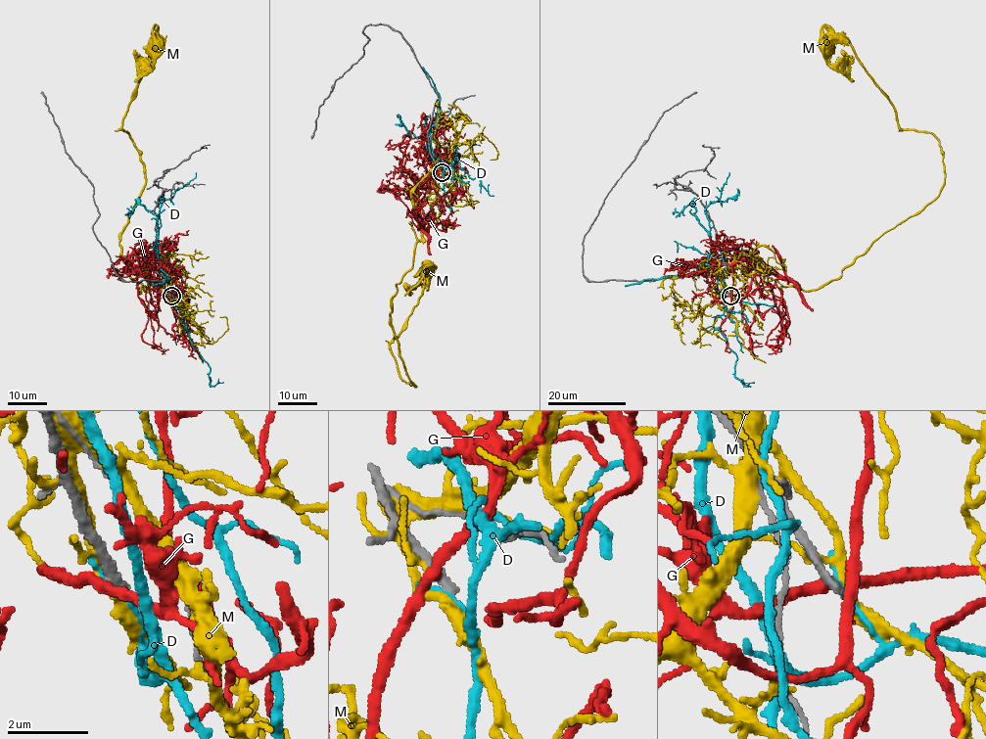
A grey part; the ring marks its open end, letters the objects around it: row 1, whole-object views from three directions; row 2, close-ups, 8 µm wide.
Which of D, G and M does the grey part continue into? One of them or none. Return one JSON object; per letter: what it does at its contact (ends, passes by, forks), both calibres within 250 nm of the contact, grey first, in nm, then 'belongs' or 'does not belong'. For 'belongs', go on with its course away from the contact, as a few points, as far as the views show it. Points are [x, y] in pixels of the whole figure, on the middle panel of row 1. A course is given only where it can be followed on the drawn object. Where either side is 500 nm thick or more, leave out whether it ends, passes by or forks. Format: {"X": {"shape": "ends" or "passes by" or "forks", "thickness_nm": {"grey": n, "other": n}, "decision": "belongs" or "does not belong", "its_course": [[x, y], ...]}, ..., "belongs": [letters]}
{"D": {"shape": "ends", "thickness_nm": {"grey": 220, "other": 140}, "decision": "does not belong"}, "G": {"shape": "passes by", "thickness_nm": {"grey": 280, "other": 280}, "decision": "does not belong"}, "M": {"shape": "forks", "thickness_nm": {"grey": 300, "other": 180}, "decision": "does not belong"}, "belongs": []}

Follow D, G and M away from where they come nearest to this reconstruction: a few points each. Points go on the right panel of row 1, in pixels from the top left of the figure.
D: (730, 296), (734, 301), (726, 303), (708, 260), (715, 247), (726, 266), (725, 305), (747, 318), (736, 319)
G: (729, 295), (744, 294), (766, 267), (750, 254), (731, 265), (733, 307), (720, 329), (727, 350), (731, 349)
M: (728, 293), (727, 269), (823, 286), (918, 213), (944, 181), (939, 142), (899, 126), (846, 39), (826, 43)

